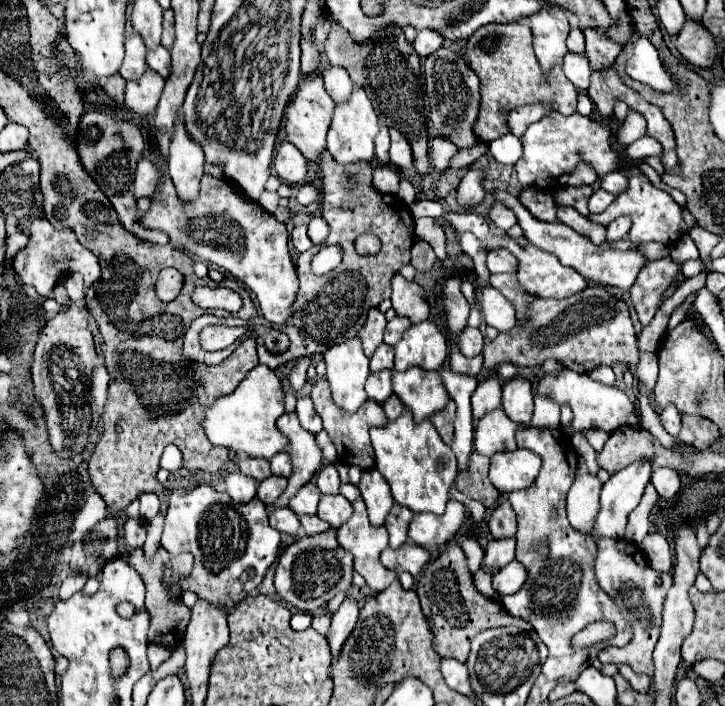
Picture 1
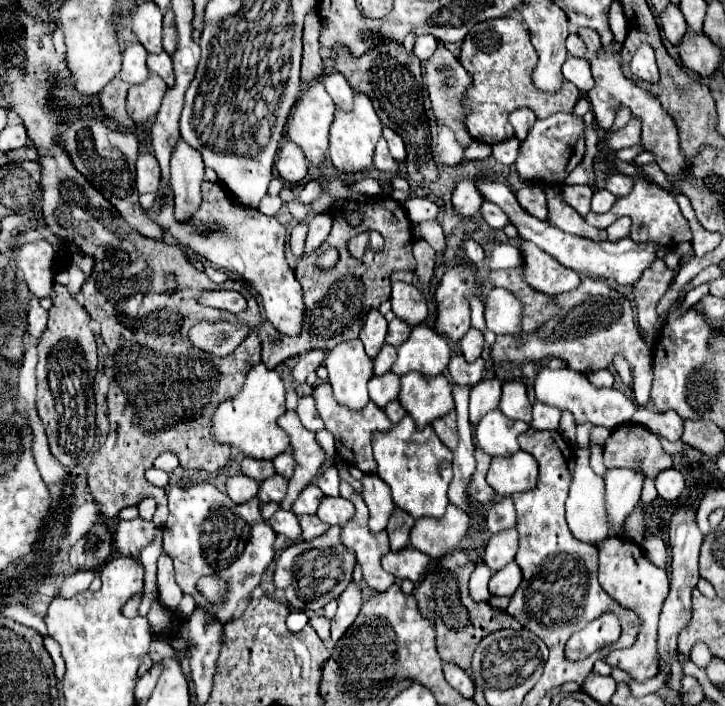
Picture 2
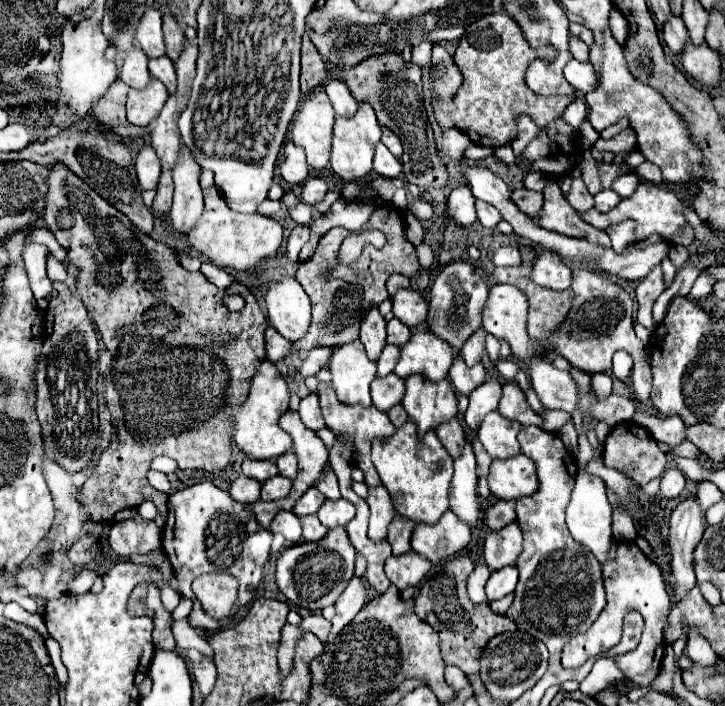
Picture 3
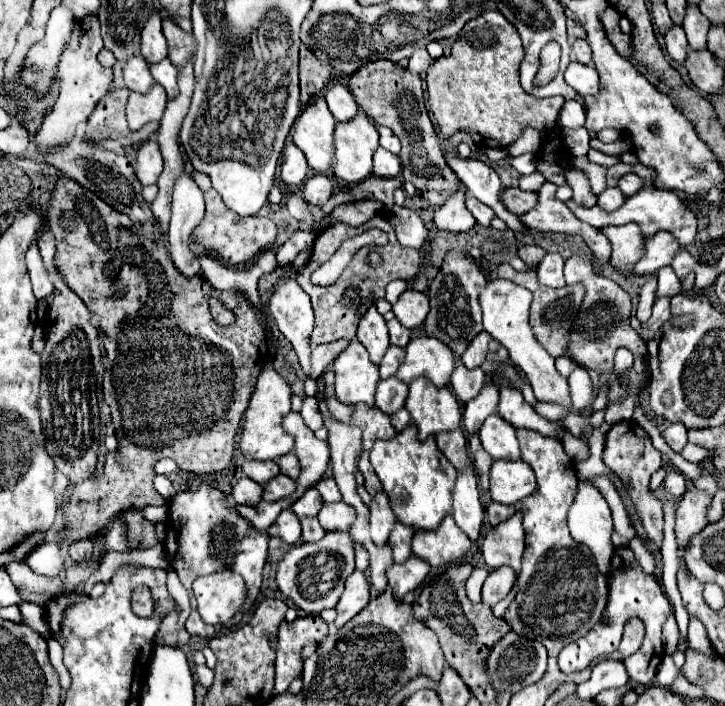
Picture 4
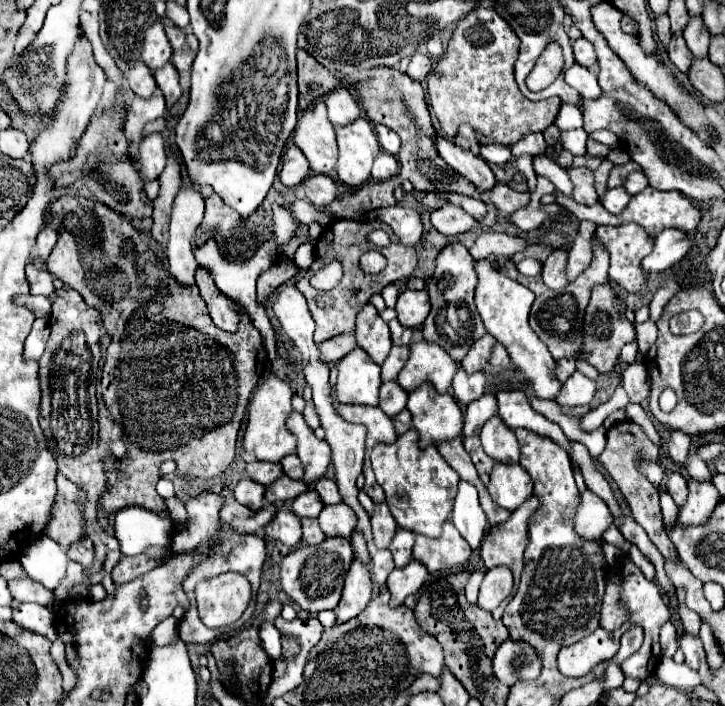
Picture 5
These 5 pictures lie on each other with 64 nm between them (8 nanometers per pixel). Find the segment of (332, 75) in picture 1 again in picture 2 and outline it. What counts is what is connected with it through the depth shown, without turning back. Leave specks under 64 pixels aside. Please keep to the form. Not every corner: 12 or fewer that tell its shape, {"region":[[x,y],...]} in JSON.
{"region":[[340,72],[326,74],[324,86],[336,108],[350,110],[354,92]]}

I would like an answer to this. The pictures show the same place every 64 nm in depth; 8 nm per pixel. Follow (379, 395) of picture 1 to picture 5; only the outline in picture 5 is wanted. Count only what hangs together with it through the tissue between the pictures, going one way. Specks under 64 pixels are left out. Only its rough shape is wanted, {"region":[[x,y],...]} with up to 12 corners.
{"region":[[396,380],[382,382],[382,412],[392,418],[406,408],[408,392]]}

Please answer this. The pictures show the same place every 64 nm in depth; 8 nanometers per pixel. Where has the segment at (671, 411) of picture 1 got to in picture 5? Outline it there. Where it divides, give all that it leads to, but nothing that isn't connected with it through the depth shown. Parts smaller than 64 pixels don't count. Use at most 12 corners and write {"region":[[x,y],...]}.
{"region":[[670,430],[668,454],[676,464],[686,462],[692,440]]}

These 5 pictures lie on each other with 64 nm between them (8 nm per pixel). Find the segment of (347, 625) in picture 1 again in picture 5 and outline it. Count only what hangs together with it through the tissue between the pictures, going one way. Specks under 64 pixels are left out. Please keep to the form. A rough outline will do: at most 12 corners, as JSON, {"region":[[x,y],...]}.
{"region":[[354,560],[334,608],[336,622],[356,618],[368,606],[370,568]]}

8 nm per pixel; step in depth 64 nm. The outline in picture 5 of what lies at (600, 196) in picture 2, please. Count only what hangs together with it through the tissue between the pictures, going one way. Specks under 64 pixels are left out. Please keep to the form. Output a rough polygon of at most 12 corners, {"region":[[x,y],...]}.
{"region":[[622,186],[606,190],[600,200],[608,212],[620,214],[628,202]]}

